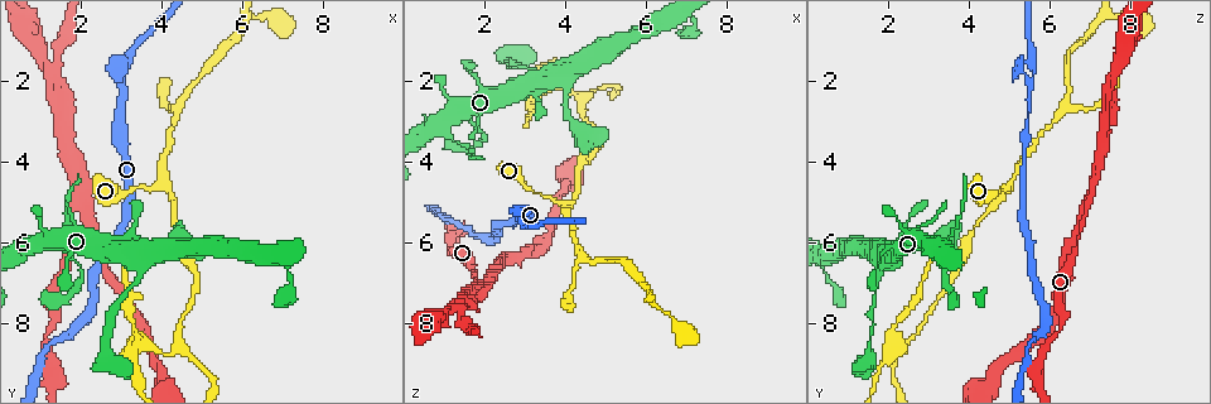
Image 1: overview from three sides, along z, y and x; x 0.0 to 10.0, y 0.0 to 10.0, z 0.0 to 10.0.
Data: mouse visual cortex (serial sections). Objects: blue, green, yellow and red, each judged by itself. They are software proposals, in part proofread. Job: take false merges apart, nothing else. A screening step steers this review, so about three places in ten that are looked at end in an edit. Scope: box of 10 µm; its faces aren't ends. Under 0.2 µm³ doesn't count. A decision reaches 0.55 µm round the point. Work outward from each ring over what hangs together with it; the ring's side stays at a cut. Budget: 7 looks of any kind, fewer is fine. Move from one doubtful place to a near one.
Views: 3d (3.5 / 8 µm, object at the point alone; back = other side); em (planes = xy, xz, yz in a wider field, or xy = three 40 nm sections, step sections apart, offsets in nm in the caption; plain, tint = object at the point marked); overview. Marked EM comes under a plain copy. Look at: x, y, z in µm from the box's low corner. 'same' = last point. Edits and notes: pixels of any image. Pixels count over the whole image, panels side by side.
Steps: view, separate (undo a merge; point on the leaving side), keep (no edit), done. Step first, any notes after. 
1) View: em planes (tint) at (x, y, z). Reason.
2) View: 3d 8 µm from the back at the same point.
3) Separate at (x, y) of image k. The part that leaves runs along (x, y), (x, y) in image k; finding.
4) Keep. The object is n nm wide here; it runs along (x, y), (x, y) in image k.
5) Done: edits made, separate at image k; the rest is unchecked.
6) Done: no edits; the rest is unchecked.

View: 3d 3.5 µm at (3.90, 4.60, 4.95). Abrupt turn.

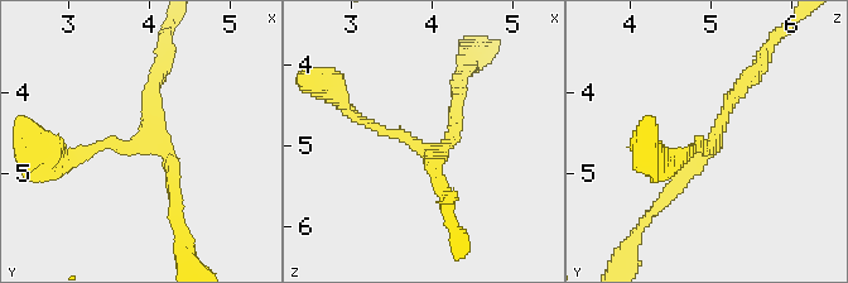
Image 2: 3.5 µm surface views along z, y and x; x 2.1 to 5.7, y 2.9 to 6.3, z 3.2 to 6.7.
View: em xy step 2 (tint) at (3.90, 4.65, 5.00).

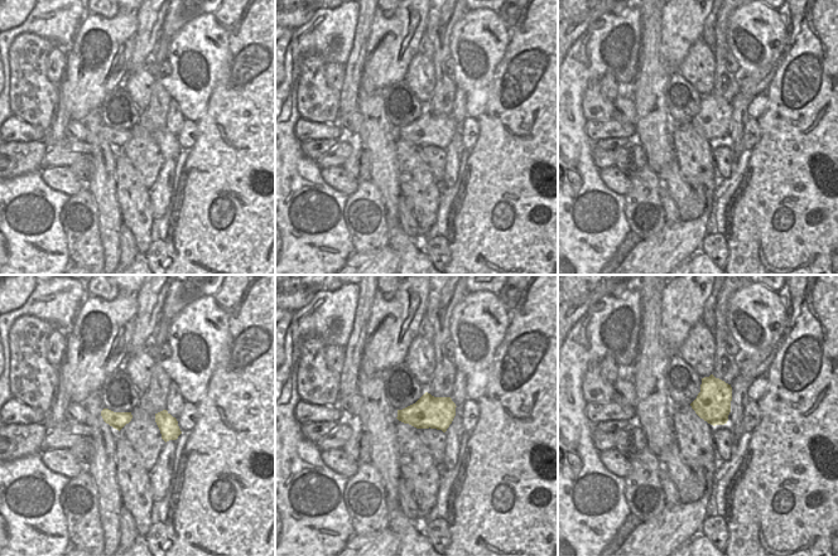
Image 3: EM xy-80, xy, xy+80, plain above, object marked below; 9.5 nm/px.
Keep. It runs along (351, 114), (435, 150), (456, 101) in image 2; one cell here.

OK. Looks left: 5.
View: 3d 8 µm at (4.30, 8.50, 2.50). Arms part here.

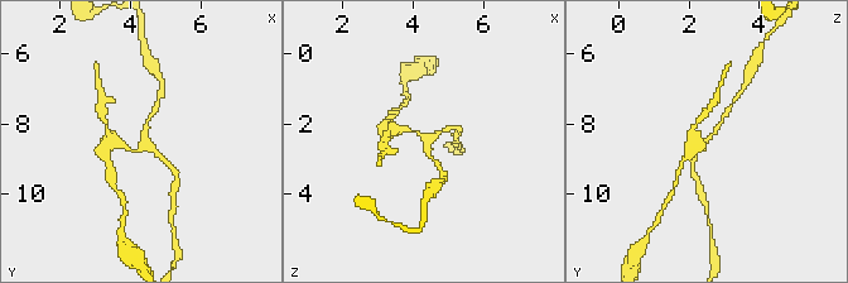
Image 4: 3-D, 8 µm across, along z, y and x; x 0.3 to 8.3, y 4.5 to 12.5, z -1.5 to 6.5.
View: em xy step 3 (tint) at the same point. Need the tissue.

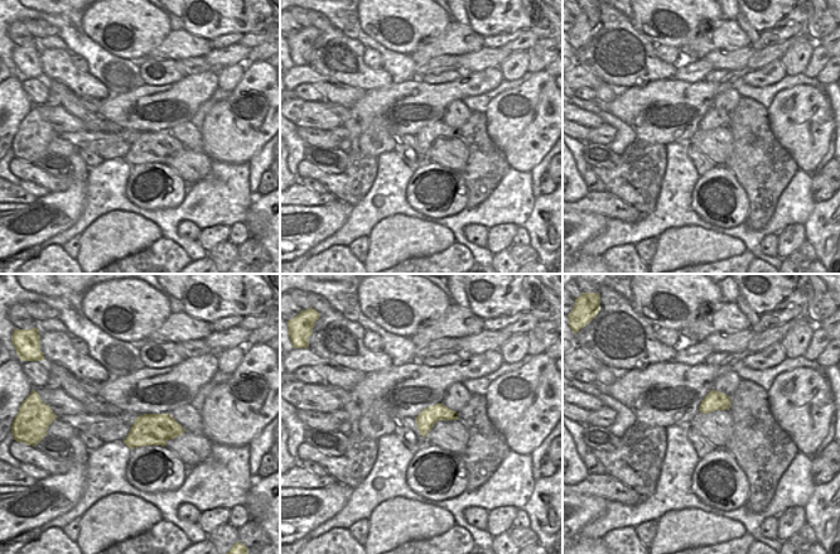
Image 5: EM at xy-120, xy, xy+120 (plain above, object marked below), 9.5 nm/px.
Keep. One cell here.

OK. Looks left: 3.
View: 3d 3.5 µm at (3.05, 1.85, 5.65). Thin neck.

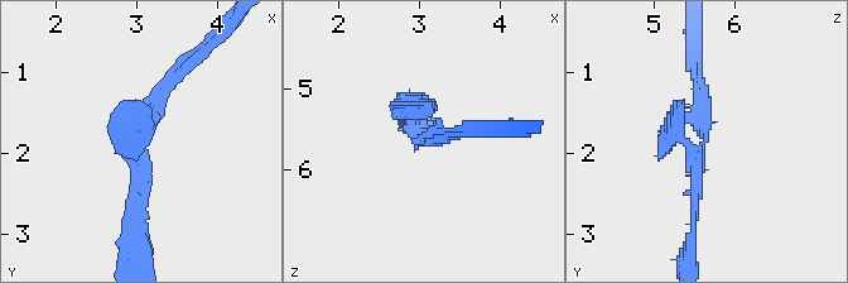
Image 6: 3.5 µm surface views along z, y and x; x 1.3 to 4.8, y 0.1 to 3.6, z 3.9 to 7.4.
View: em xy step 3 (tint) at (3.05, 1.80, 5.60). Need the tissue.

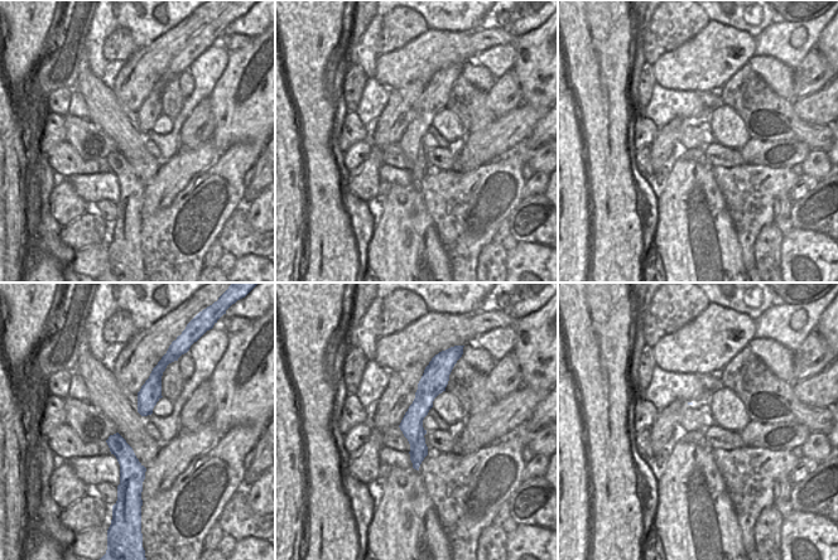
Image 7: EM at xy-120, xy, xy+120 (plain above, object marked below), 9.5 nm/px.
View: em xy step 1 (tint) at the same point.

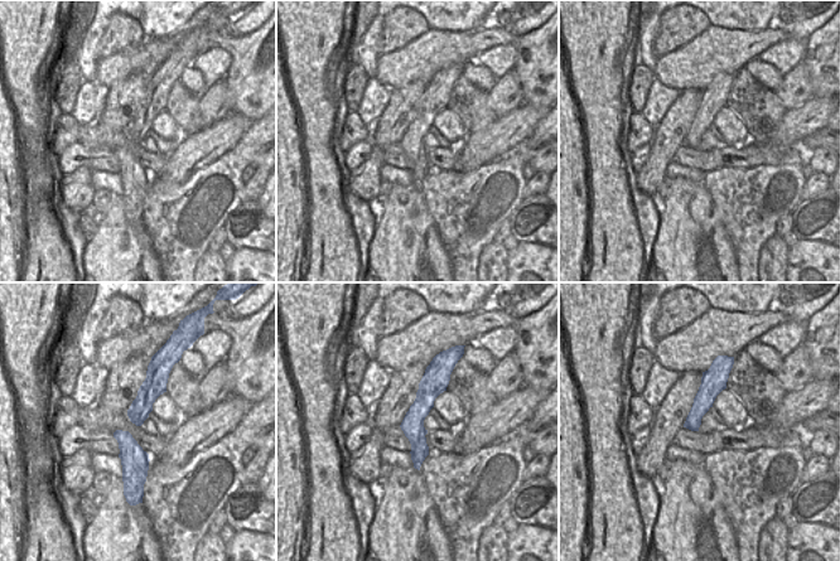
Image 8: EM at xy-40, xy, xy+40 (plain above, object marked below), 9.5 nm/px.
Keep. All the same cell.

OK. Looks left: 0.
Done: no edits; the rest is unchecked.

